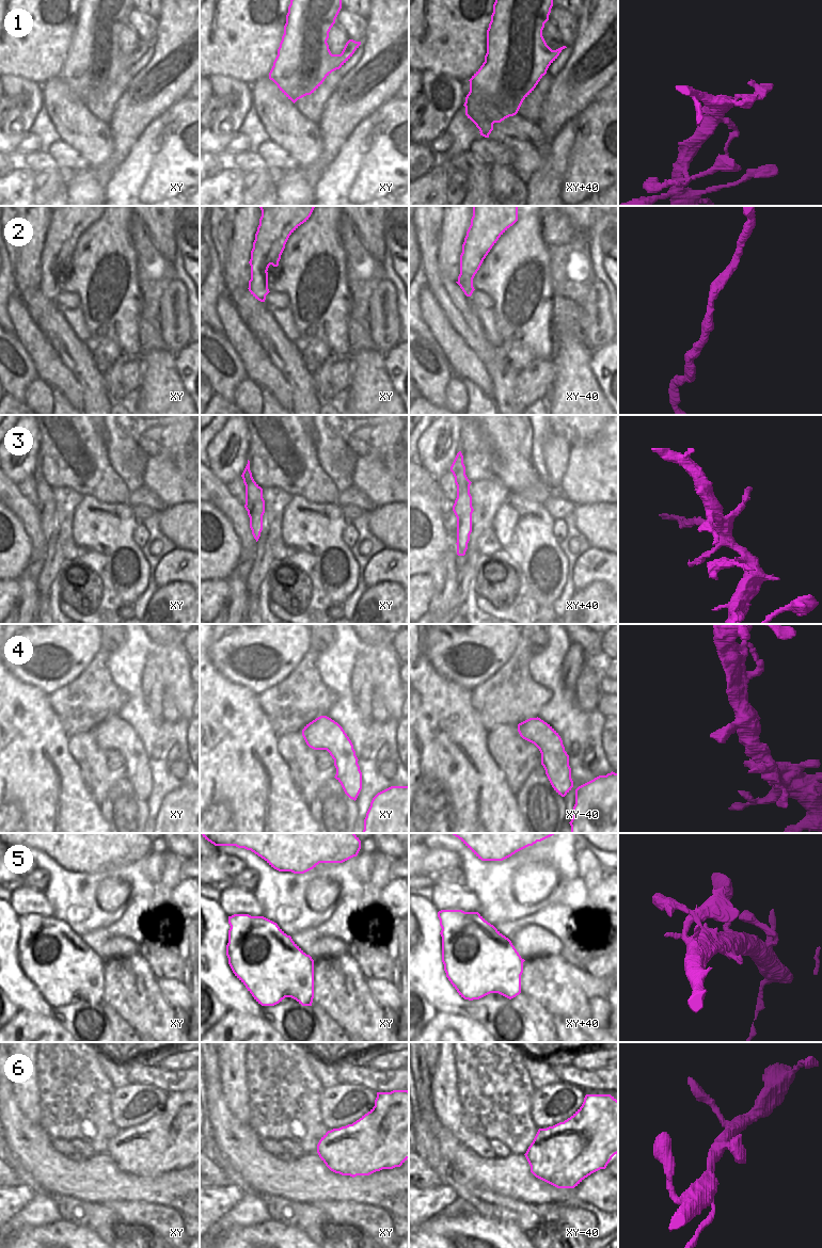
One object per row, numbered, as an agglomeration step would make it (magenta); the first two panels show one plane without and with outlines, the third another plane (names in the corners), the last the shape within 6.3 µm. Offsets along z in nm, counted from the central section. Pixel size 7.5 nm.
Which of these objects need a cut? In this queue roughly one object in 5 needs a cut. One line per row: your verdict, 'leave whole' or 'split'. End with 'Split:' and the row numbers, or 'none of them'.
1: leave whole
2: leave whole
3: leave whole
4: leave whole
5: leave whole
6: leave whole
Split: none of them

